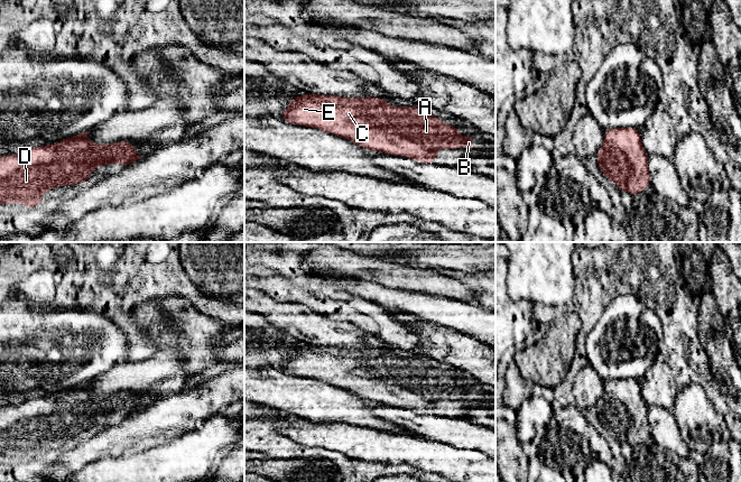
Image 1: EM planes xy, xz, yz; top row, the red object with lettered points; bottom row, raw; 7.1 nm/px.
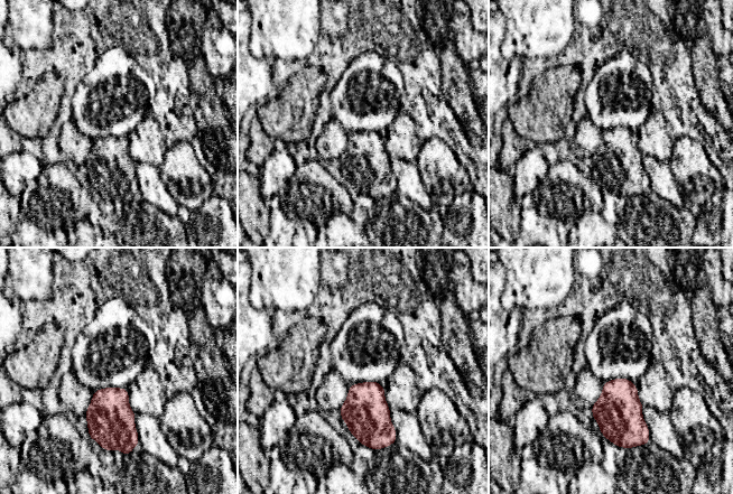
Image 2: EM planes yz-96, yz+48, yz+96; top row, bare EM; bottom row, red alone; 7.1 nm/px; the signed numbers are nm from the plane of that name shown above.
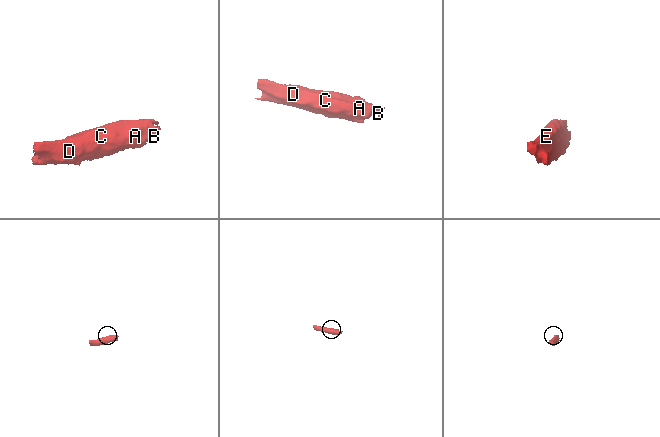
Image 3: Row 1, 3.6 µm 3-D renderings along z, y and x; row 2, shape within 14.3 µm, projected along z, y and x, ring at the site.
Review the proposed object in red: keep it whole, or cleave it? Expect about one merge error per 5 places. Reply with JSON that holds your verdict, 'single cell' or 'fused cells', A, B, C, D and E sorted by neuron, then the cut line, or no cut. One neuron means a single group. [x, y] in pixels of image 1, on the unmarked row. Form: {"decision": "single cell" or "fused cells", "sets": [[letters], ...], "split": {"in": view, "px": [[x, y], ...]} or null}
{"decision": "single cell", "sets": [["A", "B", "C", "D", "E"]], "split": null}

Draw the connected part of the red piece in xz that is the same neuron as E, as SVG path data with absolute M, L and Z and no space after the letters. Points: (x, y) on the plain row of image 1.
M306 344L294 349L281 363L280 370L333 384L368 401L408 408L430 416L436 416L437 400L460 400L465 396L469 402L472 401L472 389L460 388L459 378L443 374L432 365L429 358L393 358L388 356L385 349L341 349Z

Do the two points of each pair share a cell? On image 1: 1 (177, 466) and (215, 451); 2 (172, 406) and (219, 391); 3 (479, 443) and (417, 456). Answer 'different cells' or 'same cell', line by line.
1: same cell
2: same cell
3: different cells

